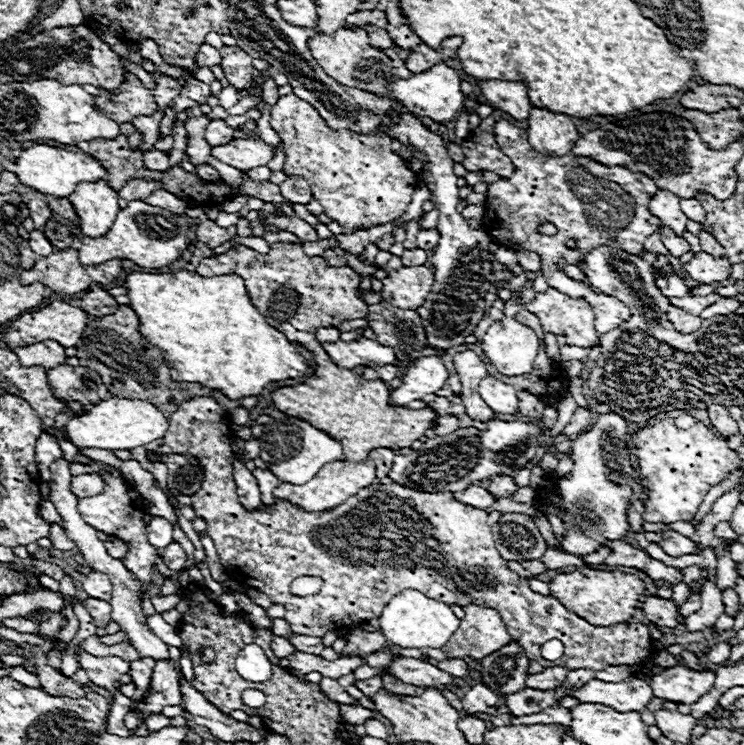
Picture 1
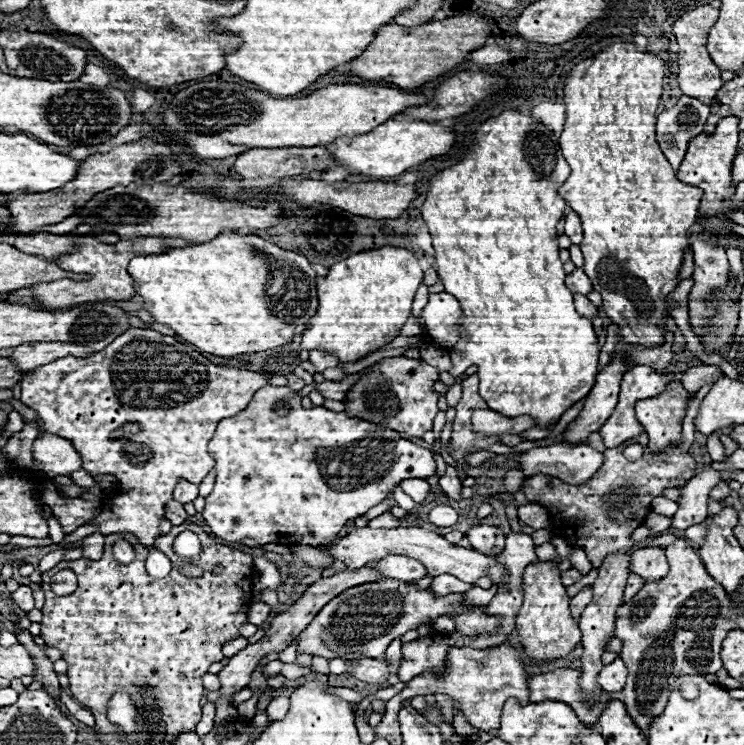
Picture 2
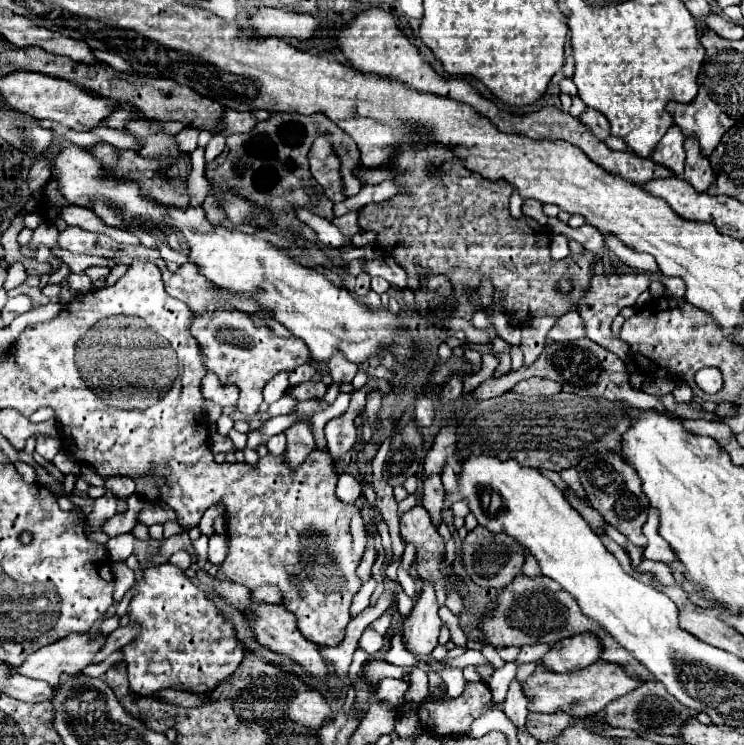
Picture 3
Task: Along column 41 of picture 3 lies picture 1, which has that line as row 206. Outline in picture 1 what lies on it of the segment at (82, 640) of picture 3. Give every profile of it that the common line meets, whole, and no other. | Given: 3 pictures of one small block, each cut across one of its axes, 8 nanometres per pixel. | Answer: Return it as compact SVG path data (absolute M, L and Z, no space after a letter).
M658 190L658 194L654 194L654 198L648 204L648 210L662 220L662 226L670 226L676 234L686 232L688 218L680 210L680 198L678 196L674 196L666 190Z

